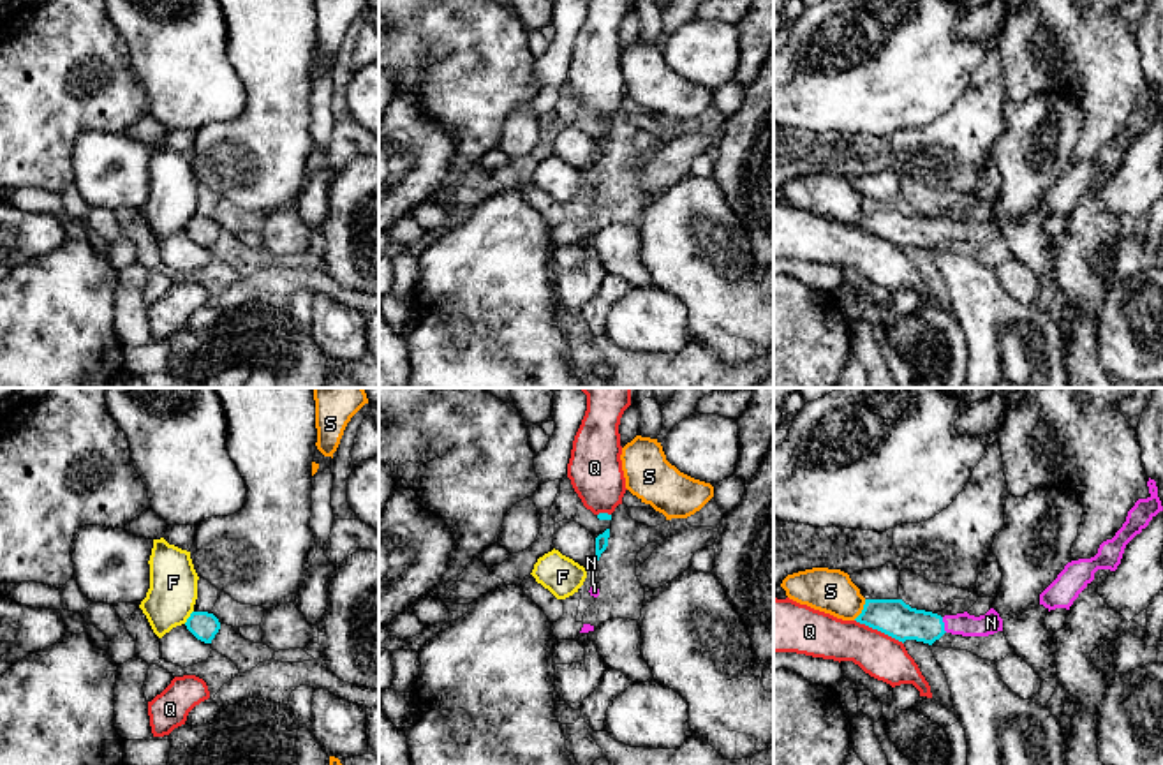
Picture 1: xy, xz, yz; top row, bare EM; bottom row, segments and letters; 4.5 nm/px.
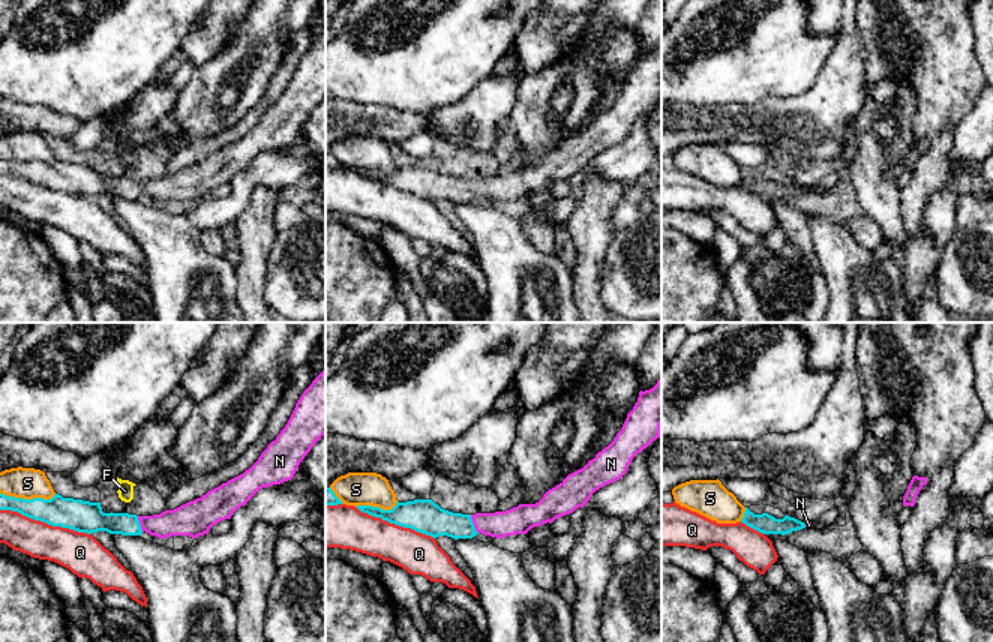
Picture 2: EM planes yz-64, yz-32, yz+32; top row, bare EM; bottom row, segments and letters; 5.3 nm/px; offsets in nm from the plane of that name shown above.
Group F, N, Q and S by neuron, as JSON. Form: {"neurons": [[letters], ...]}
{"neurons": [["F"], ["N"], ["Q"], ["S"]]}

